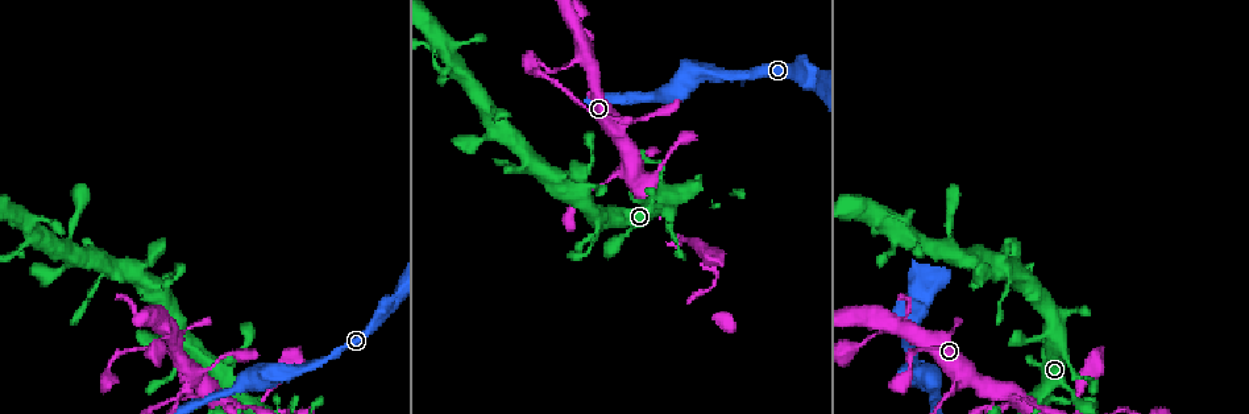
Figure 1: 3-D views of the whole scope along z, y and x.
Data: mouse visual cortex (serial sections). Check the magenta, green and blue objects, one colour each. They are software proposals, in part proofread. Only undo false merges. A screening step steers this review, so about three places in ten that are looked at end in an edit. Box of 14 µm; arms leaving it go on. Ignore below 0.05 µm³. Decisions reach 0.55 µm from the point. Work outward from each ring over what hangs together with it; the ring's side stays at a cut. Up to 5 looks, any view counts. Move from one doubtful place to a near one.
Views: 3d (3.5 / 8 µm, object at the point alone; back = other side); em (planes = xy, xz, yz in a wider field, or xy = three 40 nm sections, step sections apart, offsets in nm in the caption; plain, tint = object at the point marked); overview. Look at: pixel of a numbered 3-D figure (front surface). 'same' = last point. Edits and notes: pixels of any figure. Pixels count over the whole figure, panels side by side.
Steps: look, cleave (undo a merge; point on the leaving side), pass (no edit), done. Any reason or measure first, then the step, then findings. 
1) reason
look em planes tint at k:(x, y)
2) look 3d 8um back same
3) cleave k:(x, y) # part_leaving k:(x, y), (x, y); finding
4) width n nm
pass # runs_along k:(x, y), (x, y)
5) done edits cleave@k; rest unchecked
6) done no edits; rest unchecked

look 3d 3.5um back at 1:(696, 70)

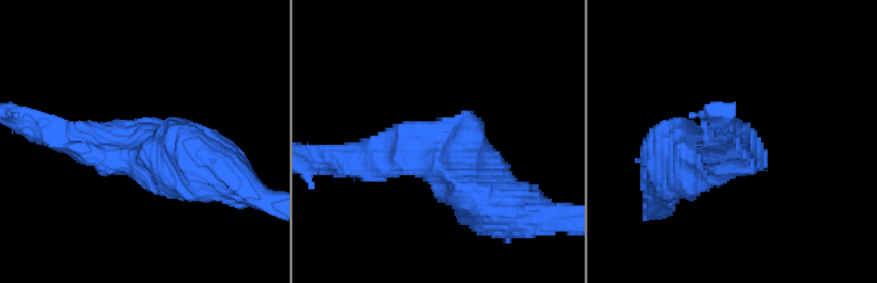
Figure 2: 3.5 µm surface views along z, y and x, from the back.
look em xy step 5 tint at 2:(136, 155)

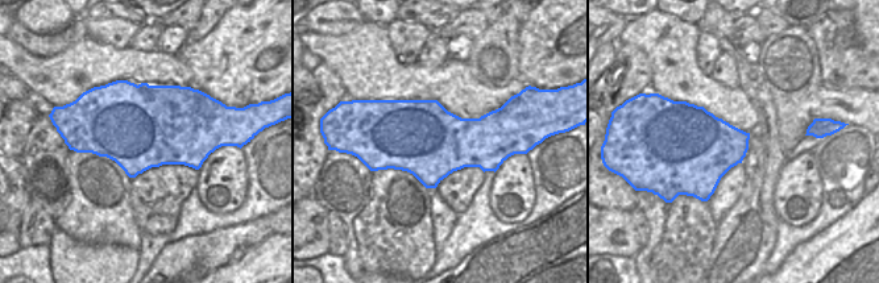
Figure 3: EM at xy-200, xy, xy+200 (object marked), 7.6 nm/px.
pass # runs_along 2:(352, 159), (433, 153), (506, 207); continuous, no second cell

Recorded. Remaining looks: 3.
thin arm on a thick one
look 3d 3.5um at 1:(204, 372)

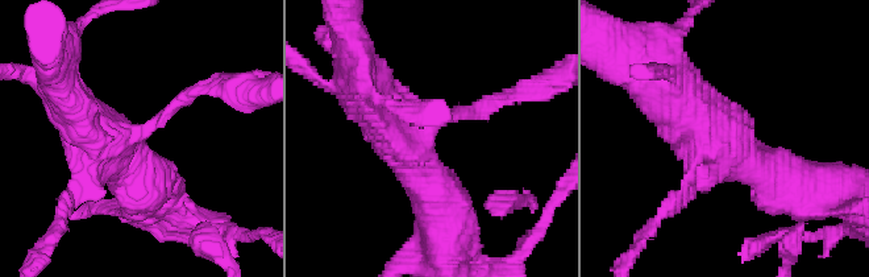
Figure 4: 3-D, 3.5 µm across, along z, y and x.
look em xy step 5 tint at 4:(132, 136)

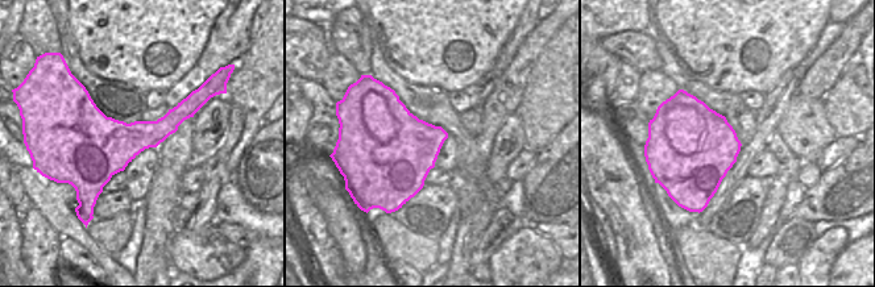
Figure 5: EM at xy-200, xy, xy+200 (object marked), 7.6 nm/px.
arm_widths 150, 150, 500, 600 nm
pass # runs_along 4:(678, 91), (709, 136), (790, 184); one cell here

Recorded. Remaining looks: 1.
done no edits; rest unchecked

